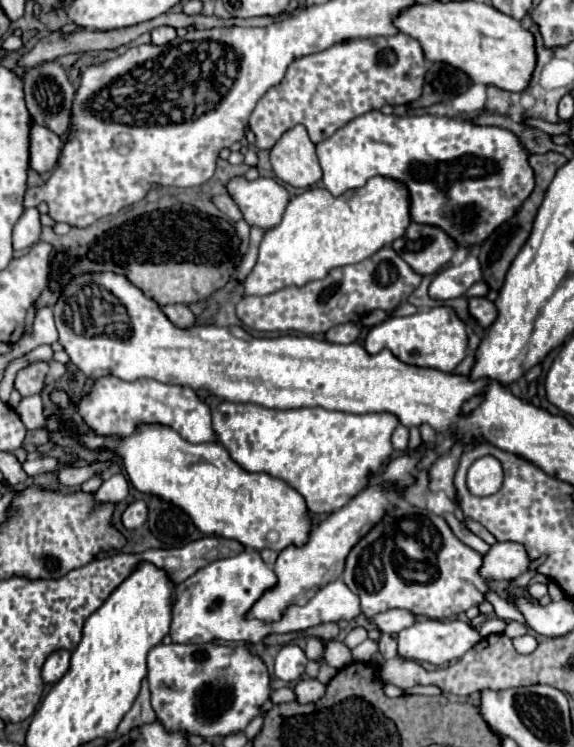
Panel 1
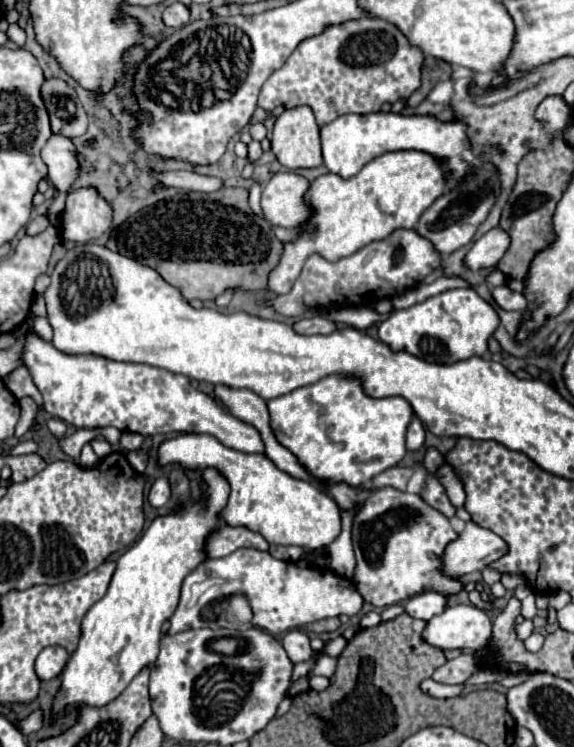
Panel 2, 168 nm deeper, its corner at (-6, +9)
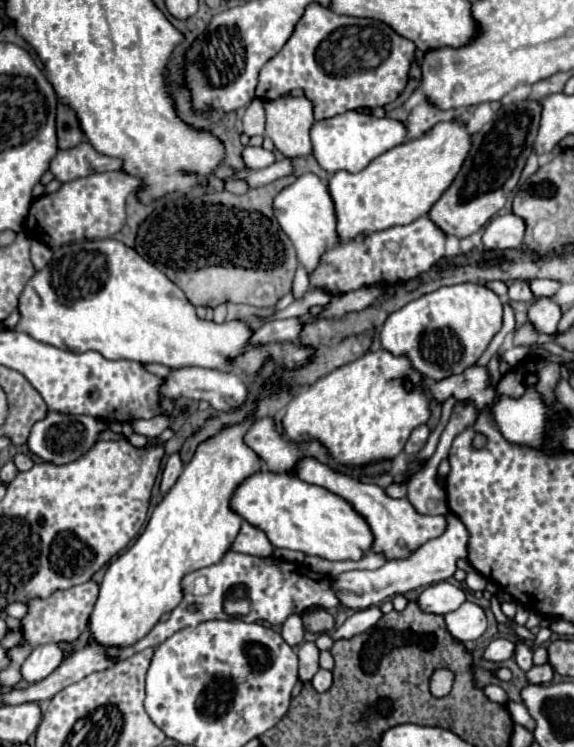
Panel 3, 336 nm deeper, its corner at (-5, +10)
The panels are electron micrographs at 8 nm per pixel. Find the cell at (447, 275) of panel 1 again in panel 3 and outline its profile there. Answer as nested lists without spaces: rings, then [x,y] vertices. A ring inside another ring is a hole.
[[[508,214],[508,216],[496,216],[488,222],[482,244],[486,250],[508,250],[518,248],[524,236],[524,224],[522,218]]]

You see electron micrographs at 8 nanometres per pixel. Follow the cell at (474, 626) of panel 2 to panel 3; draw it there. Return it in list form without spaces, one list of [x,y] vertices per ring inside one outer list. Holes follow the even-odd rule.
[[[464,602],[458,610],[444,616],[446,630],[458,642],[478,640],[486,632],[486,614],[474,602]]]

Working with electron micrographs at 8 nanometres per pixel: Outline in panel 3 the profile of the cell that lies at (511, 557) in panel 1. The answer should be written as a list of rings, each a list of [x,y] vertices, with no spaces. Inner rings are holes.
[[[446,514],[446,520],[448,520],[446,532],[434,540],[428,540],[414,556],[410,556],[406,560],[386,562],[384,566],[380,566],[376,570],[352,570],[352,572],[344,572],[344,574],[332,578],[334,592],[338,592],[338,596],[342,596],[342,606],[348,606],[354,610],[364,610],[364,608],[376,606],[378,602],[382,602],[388,596],[424,588],[424,586],[452,578],[456,572],[456,562],[462,558],[468,558],[470,534],[468,534],[466,526],[454,514]]]

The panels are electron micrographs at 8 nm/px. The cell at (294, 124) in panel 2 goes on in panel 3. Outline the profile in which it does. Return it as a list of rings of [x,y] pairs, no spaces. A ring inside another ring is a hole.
[[[278,98],[266,102],[266,136],[272,138],[274,146],[290,160],[294,158],[306,158],[312,154],[312,140],[310,140],[310,128],[314,126],[314,114],[312,104],[306,98]]]

